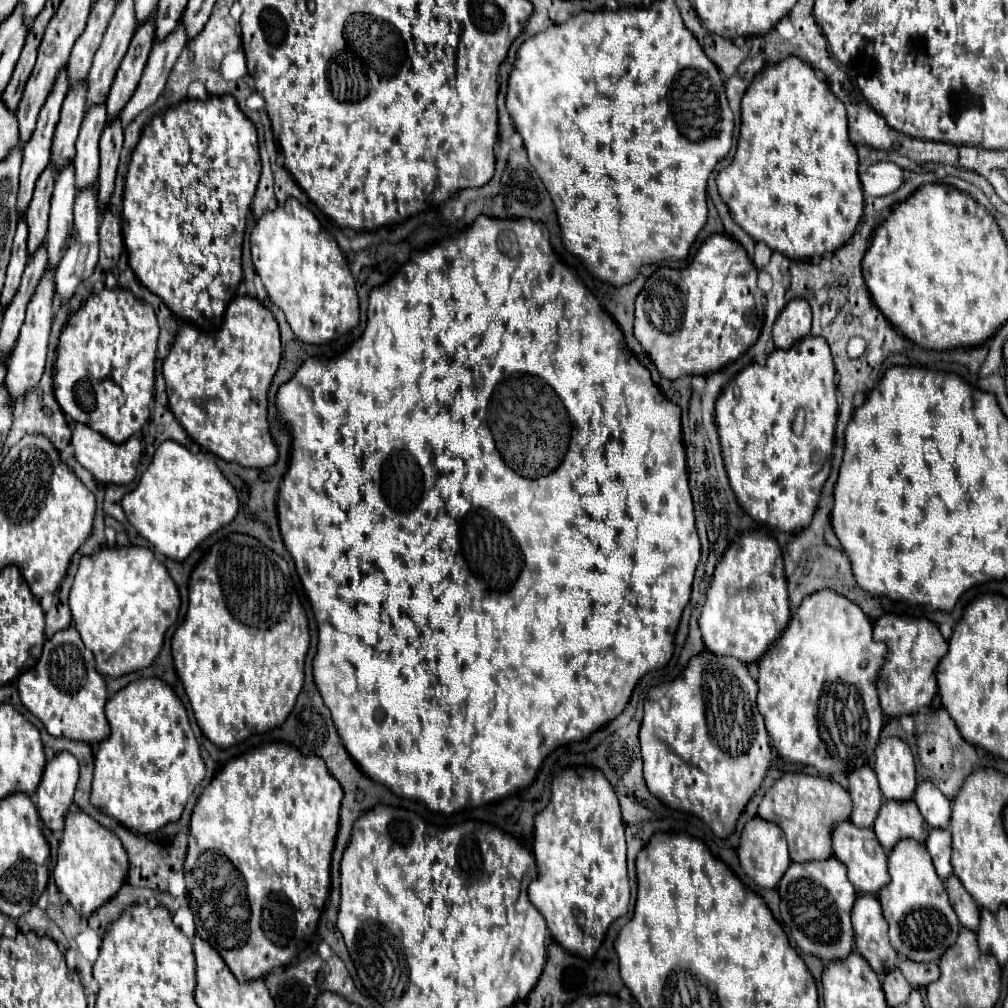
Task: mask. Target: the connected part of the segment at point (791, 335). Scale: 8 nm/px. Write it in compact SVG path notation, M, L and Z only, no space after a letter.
M803 298L791 300L773 324L775 348L789 350L811 330L811 306Z

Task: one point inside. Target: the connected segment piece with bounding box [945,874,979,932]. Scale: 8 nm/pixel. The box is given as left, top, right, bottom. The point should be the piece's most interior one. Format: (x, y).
(968, 912)

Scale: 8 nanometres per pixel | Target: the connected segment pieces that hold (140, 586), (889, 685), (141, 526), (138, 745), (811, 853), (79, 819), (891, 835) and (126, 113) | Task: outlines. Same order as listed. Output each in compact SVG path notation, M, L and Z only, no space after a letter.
M115 546L115 548L103 548L91 556L81 558L69 596L69 606L73 614L73 624L81 634L83 644L95 654L99 674L117 678L129 672L143 670L149 664L153 664L153 660L161 652L167 628L177 620L181 598L167 568L151 554L149 548Z
M885 614L875 622L873 638L877 642L885 642L889 648L885 666L877 682L883 712L887 716L897 718L903 714L915 714L919 708L929 706L937 694L935 668L949 648L937 624L929 622L927 618L905 618L897 614Z
M163 442L137 488L123 498L123 510L155 552L183 562L205 538L235 518L239 498L215 460L205 452L191 454L179 442Z
M139 678L107 700L105 716L111 724L111 736L99 744L99 752L95 754L91 804L139 834L149 834L169 822L177 822L195 786L205 778L205 764L189 726L187 712L173 688L159 678Z
M783 774L763 796L759 804L759 818L775 822L787 836L789 854L793 862L827 860L833 856L831 830L835 824L849 820L851 796L837 782L827 778L815 778L809 774Z
M77 806L67 812L65 832L59 844L57 864L53 870L55 884L59 892L69 900L69 904L83 916L91 916L101 904L109 902L119 888L125 884L129 870L129 856L115 832L107 830L95 822L89 814L83 814Z
M885 800L875 818L873 830L887 854L903 838L911 838L923 844L929 834L929 826L927 822L923 822L923 816L919 814L913 800L909 802Z
M181 24L163 42L155 44L155 50L151 50L151 58L143 70L143 78L141 78L135 94L131 96L131 100L119 114L123 128L127 128L127 124L139 112L143 112L151 104L155 104L155 100L159 98L159 94L165 88L167 76L169 76L177 56L181 54L181 50L185 46L187 46L187 36L185 36L185 30Z

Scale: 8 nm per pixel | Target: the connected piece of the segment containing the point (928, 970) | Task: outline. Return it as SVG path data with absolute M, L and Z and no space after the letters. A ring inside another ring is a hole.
M903 958L899 962L899 970L911 986L927 986L939 978L937 962L913 962L909 958Z

